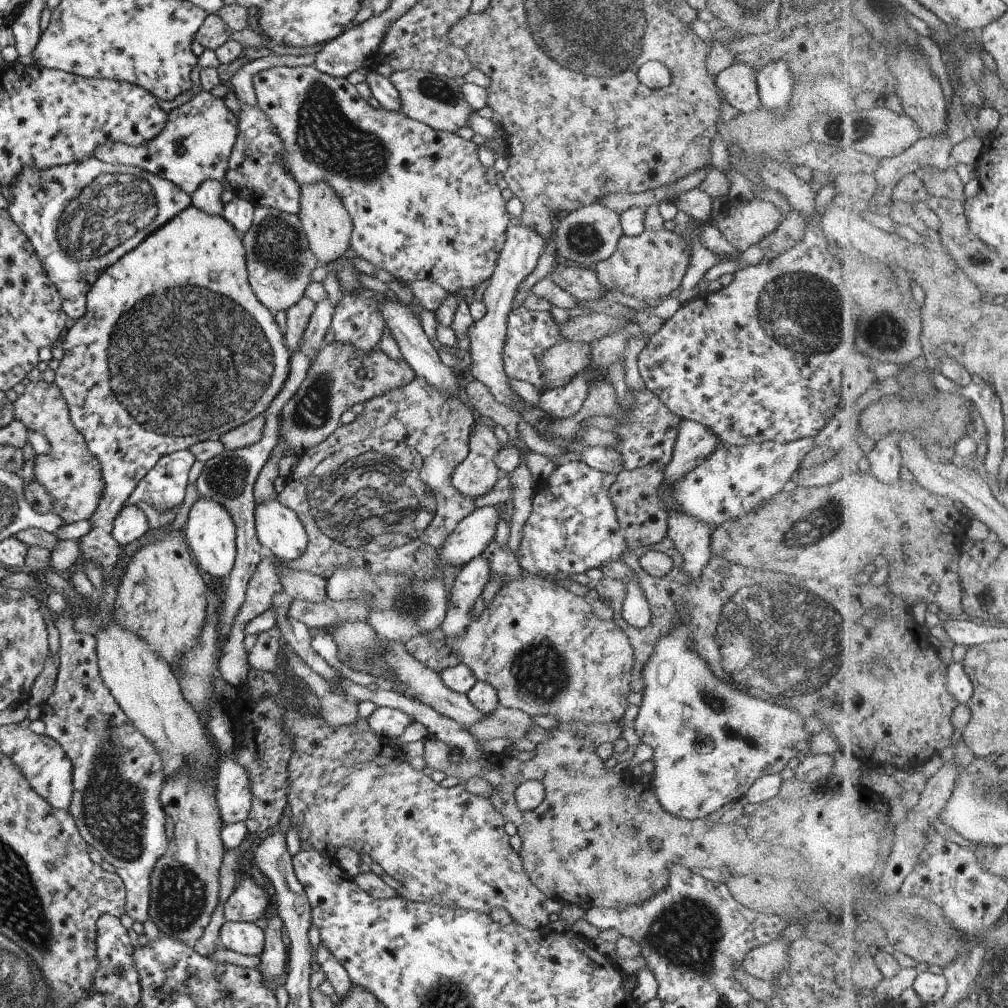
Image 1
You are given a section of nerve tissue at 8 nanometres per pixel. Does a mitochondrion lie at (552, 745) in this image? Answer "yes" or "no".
no

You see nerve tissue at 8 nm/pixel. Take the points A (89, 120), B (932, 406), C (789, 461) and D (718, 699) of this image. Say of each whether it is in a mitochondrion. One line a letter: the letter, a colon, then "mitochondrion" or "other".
A: other
B: mitochondrion
C: other
D: mitochondrion

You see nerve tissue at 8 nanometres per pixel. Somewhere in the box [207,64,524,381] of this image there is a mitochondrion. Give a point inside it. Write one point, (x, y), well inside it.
(327, 138)

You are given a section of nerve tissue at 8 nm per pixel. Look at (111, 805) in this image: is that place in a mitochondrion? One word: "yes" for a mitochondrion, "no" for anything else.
yes

